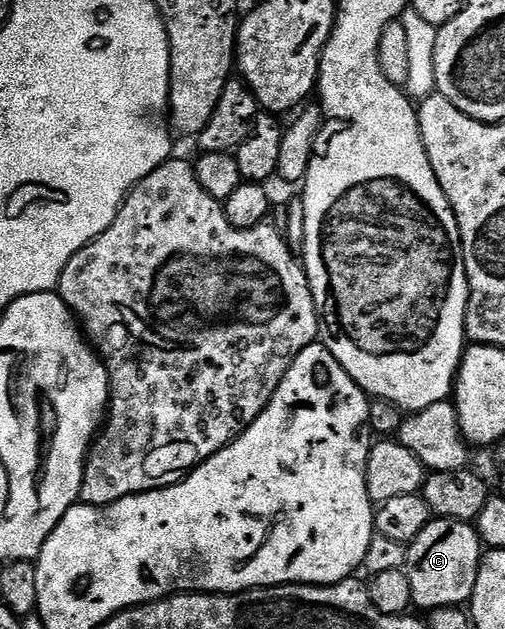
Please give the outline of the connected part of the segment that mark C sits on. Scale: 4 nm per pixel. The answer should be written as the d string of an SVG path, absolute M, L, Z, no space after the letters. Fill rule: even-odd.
M443 517L431 519L406 550L406 574L412 583L412 599L423 611L467 604L476 587L476 575L484 556L482 540L471 522Z

